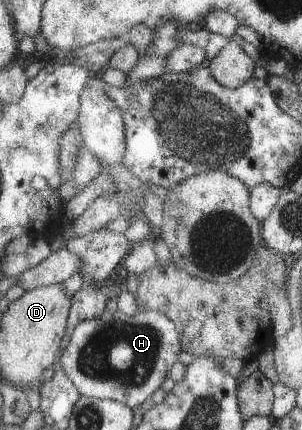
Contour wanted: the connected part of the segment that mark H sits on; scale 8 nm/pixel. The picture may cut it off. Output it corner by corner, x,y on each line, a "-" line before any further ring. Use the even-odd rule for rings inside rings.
119,310
104,311
97,318
79,322
71,334
68,346
61,356
61,368
67,378
78,386
79,392
85,396
113,399
130,407
137,406
151,397
165,378
169,378
175,364
179,363
179,354
184,351
182,336
177,325
166,314
159,311
140,311
128,317

